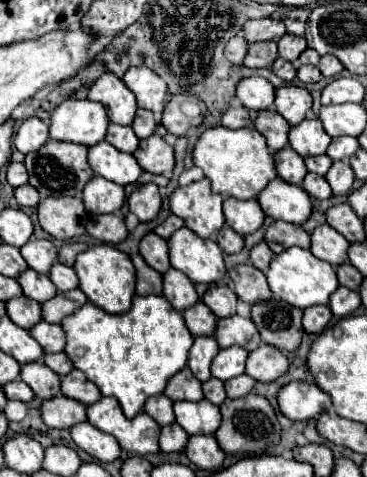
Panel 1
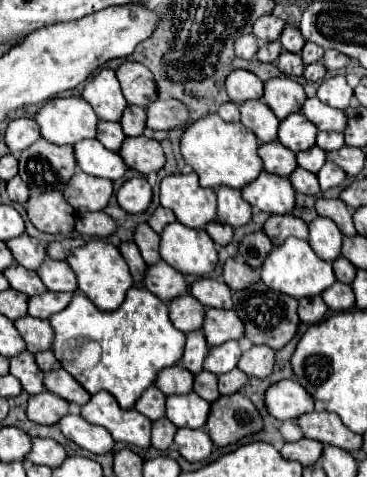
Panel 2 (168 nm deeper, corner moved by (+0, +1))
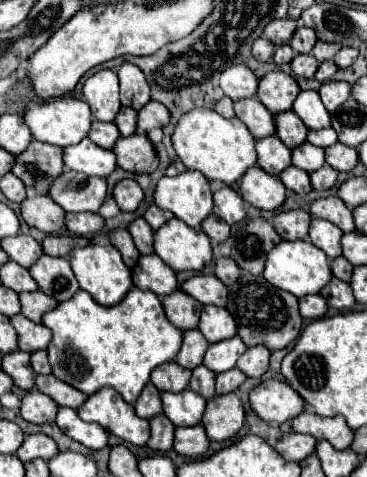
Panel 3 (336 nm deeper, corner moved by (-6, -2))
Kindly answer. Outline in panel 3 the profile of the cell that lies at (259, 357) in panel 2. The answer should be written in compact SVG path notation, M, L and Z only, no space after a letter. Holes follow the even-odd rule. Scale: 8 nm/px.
M259 345L259 347L249 347L237 361L237 369L241 369L247 377L263 377L263 373L269 369L269 349Z

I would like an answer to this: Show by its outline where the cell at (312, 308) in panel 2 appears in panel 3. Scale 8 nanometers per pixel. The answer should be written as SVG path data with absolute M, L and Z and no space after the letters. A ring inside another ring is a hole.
M307 295L299 299L299 311L305 319L319 319L327 313L327 303L321 295Z

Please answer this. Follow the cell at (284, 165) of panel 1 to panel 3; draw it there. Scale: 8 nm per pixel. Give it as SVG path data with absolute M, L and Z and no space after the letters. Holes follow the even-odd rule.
M267 137L267 139L259 139L255 143L257 147L257 165L271 173L271 175L279 175L279 171L285 171L287 167L291 167L291 149L283 147L283 143L279 143L279 137Z

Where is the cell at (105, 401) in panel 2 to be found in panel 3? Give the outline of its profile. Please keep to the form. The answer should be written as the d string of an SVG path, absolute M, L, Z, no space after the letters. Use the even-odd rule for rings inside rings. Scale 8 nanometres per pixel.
M103 387L91 395L77 413L83 421L99 423L109 433L115 433L119 439L133 445L147 445L147 439L151 437L149 421L135 415L133 405L125 403L111 387Z

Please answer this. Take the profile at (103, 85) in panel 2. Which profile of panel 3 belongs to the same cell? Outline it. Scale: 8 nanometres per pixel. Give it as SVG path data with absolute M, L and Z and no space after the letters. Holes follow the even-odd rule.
M103 69L91 75L83 85L83 99L89 103L93 119L115 121L115 115L121 111L117 73Z

